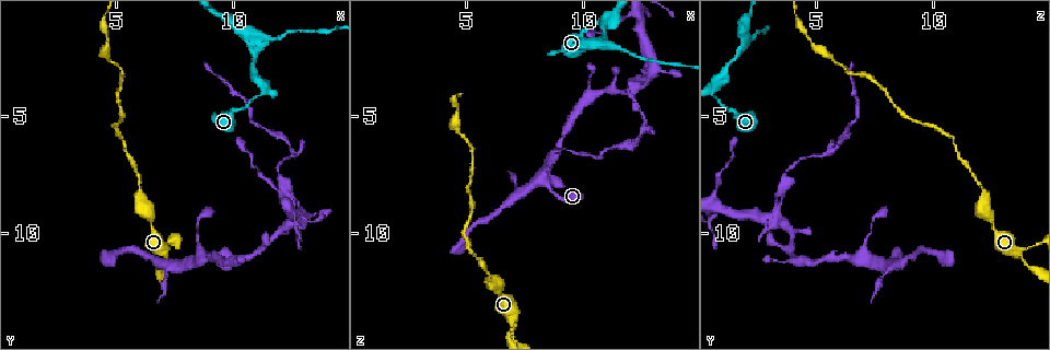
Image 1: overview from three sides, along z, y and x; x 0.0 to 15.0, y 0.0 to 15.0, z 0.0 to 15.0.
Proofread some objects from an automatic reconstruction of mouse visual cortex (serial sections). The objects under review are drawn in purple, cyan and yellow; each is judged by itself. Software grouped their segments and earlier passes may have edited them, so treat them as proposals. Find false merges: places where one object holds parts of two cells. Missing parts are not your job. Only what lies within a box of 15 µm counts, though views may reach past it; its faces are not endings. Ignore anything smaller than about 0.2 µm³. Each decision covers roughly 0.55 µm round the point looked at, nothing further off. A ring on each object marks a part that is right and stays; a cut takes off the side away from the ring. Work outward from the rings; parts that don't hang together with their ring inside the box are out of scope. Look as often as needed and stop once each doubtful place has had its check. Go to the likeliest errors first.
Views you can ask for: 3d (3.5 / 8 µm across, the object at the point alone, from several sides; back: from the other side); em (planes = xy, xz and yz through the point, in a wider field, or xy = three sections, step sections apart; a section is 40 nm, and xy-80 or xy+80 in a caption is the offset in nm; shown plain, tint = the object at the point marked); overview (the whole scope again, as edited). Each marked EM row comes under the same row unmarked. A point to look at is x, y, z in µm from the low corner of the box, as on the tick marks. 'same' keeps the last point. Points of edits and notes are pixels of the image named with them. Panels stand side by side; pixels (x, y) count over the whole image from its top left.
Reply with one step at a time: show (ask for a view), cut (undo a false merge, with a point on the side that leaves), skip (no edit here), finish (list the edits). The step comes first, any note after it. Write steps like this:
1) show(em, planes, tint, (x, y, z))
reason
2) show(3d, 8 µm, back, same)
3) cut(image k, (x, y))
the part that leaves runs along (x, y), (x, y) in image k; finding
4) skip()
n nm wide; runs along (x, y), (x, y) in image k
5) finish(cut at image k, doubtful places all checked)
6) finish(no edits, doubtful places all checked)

show(3d, 3.5 µm, back, (12.8, 9.3, 3.1))
three arms meet

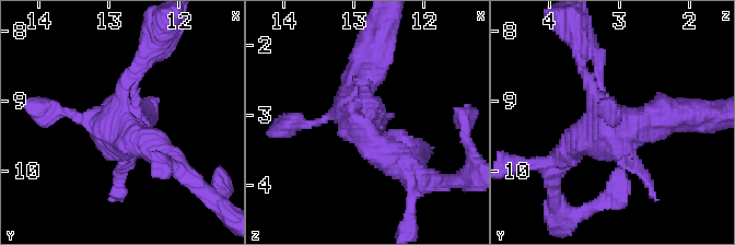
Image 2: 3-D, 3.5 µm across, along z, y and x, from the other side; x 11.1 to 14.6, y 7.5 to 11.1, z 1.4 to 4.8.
show(em, xy, step 2, tint, (12.90, 9.30, 3.25))

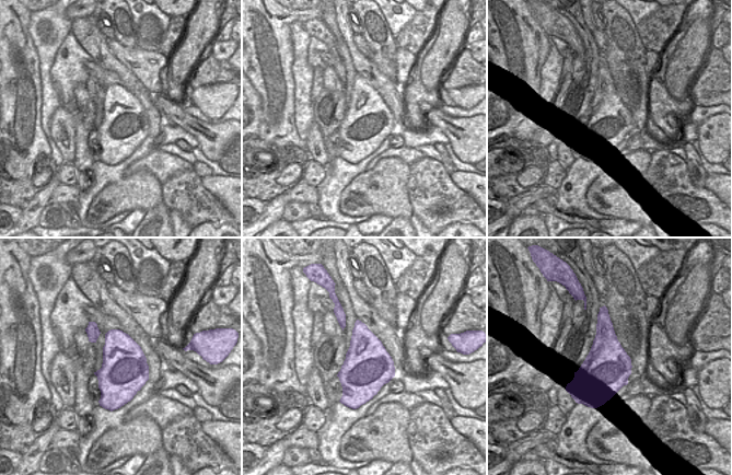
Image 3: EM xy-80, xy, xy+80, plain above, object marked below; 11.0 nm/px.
skip()
runs along (411, 173), (351, 119), (364, 69) in image 2; continuous, no second cell

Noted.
show(3d, 3.5 µm, back, (10.9, 2.2, 1.9))
three-way junction

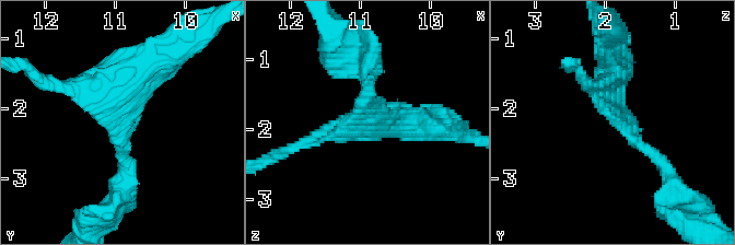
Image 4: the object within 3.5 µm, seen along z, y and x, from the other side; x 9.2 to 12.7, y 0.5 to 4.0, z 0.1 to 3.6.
show(em, xy, step 2, tint, (10.95, 2.20, 1.75))
3 arms; arms of 200, 200, 350 nm; need the tissue

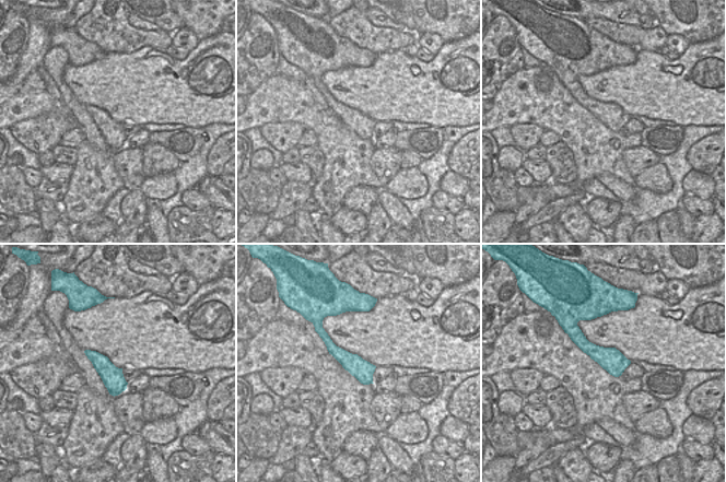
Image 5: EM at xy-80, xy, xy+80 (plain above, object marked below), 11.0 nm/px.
skip()
runs along (324, 336), (370, 380) in image 5; one cell here

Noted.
show(3d, 3.5 µm, (11.9, 7.3, 3.8))

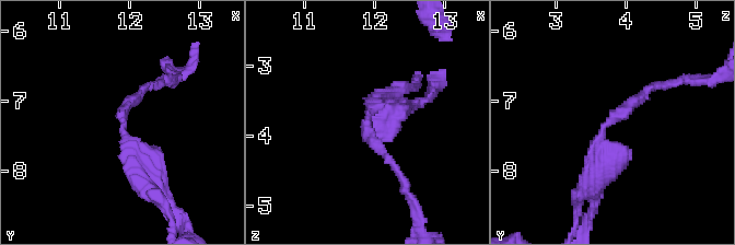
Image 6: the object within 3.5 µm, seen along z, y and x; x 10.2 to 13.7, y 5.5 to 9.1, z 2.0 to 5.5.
show(em, planes, tint, (11.90, 7.25, 3.85))

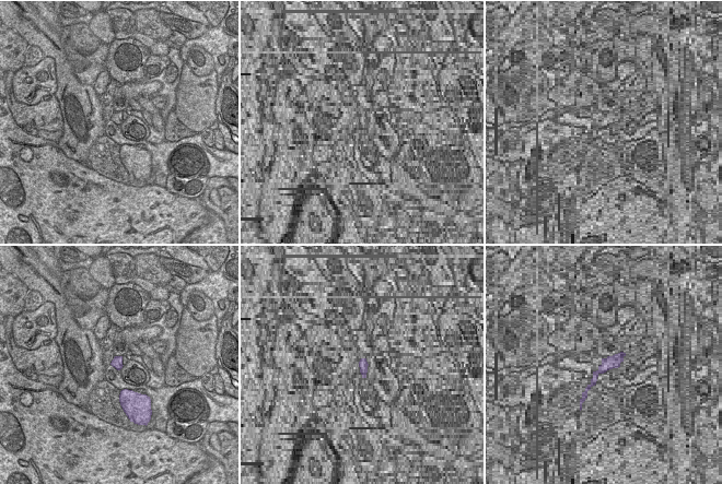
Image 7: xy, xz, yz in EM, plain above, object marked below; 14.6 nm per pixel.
show(em, xy, step 2, tint, same)
cut it another way

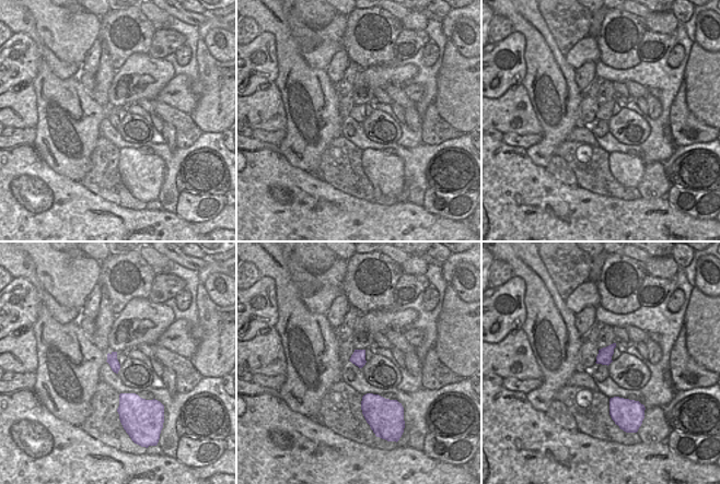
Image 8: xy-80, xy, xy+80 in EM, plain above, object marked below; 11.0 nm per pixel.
skip()
runs along (603, 174), (605, 127), (666, 83) in image 6; all the same cell

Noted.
finish(no edits, doubtful places all checked)

